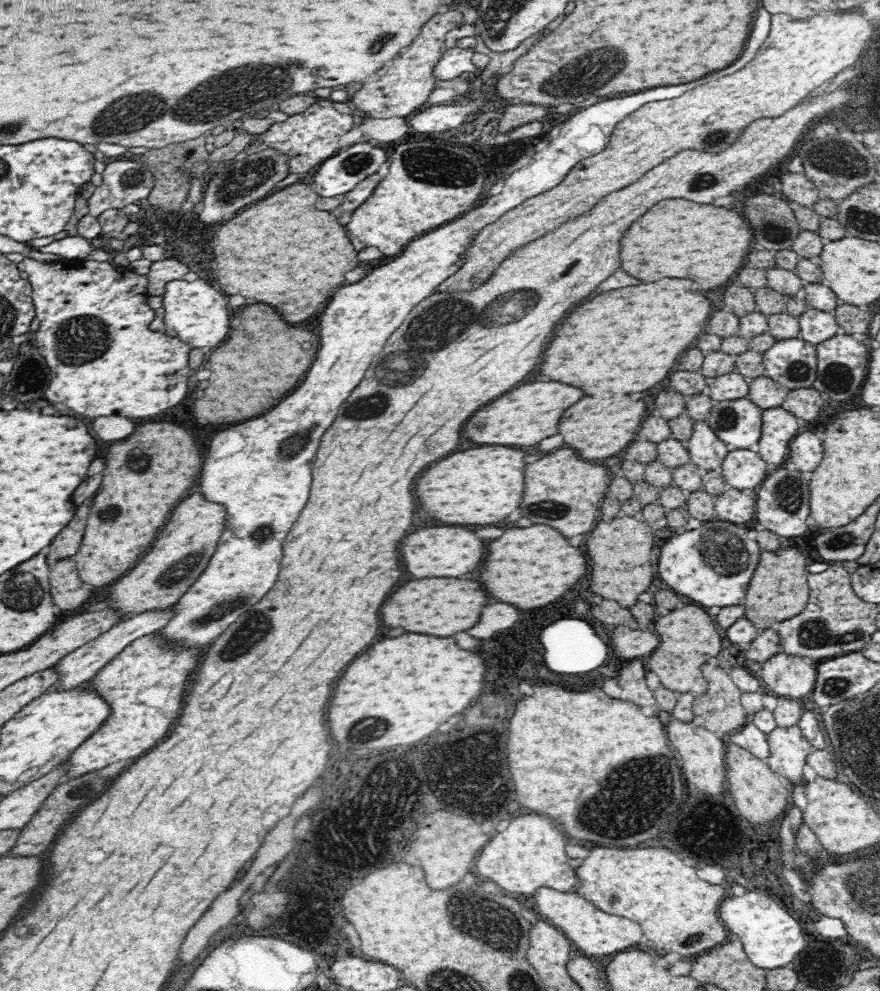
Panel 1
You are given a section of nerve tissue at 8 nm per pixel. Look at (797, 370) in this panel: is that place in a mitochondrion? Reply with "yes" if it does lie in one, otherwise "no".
yes

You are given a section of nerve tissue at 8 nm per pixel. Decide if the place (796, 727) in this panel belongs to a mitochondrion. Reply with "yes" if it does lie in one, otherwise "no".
no

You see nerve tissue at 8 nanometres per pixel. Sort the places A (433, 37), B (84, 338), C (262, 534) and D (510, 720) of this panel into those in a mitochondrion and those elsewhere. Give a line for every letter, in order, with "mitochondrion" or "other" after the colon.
A: other
B: mitochondrion
C: mitochondrion
D: other

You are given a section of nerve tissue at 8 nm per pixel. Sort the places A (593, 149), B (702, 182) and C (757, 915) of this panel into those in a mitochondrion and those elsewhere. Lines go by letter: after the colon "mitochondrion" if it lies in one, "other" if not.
A: other
B: mitochondrion
C: other

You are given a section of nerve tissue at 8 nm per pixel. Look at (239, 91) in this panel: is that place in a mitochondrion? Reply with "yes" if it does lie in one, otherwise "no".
yes

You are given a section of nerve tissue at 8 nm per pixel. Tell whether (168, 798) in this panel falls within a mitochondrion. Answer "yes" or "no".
no

